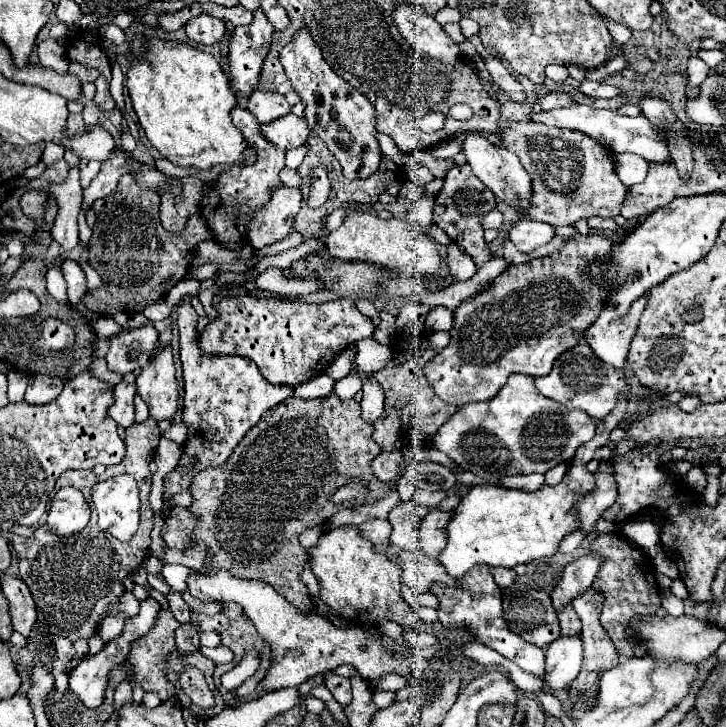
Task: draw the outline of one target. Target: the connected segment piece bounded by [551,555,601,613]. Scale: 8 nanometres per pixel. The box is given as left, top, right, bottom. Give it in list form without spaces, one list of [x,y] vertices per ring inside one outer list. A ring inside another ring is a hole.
[[[585,555],[565,567],[563,579],[551,593],[551,603],[557,613],[561,613],[575,597],[579,597],[581,593],[585,593],[591,587],[593,579],[599,571],[599,565],[601,565],[601,557]]]

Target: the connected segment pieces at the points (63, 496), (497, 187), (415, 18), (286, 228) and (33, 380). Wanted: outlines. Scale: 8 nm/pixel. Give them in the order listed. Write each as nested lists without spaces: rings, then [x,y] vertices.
[[[63,487],[55,493],[49,515],[47,529],[59,537],[71,537],[85,529],[89,523],[89,503],[83,493],[75,487]]]
[[[471,133],[463,141],[463,153],[467,155],[467,161],[473,167],[473,173],[493,191],[493,195],[497,199],[501,199],[507,205],[513,205],[517,209],[527,209],[531,205],[531,175],[523,169],[523,165],[511,151],[495,147],[485,137]]]
[[[403,3],[395,9],[393,19],[395,19],[399,33],[415,49],[453,67],[459,63],[461,59],[459,45],[455,45],[451,37],[443,31],[443,27],[433,17],[429,17],[423,9]]]
[[[277,187],[271,199],[253,211],[253,219],[247,225],[247,243],[255,249],[285,239],[293,229],[295,213],[301,205],[301,191],[293,187]]]
[[[29,375],[29,387],[25,391],[25,401],[31,405],[47,405],[63,391],[63,381],[49,375]]]

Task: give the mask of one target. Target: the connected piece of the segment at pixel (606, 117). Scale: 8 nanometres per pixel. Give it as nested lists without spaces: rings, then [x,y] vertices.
[[[571,105],[571,107],[559,107],[559,109],[551,109],[551,111],[533,113],[531,121],[549,125],[549,127],[565,127],[565,129],[583,131],[585,135],[591,135],[603,147],[611,147],[613,153],[637,153],[637,155],[645,157],[649,163],[669,161],[669,147],[667,147],[665,137],[661,133],[657,133],[651,127],[649,119],[643,115],[625,117],[625,115],[619,115],[617,111],[609,111],[609,109],[595,109],[589,105]]]

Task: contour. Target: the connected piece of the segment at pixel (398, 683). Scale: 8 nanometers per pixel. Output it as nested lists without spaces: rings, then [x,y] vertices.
[[[383,675],[381,679],[375,681],[375,689],[377,691],[393,691],[397,692],[405,687],[405,679],[399,675]]]

